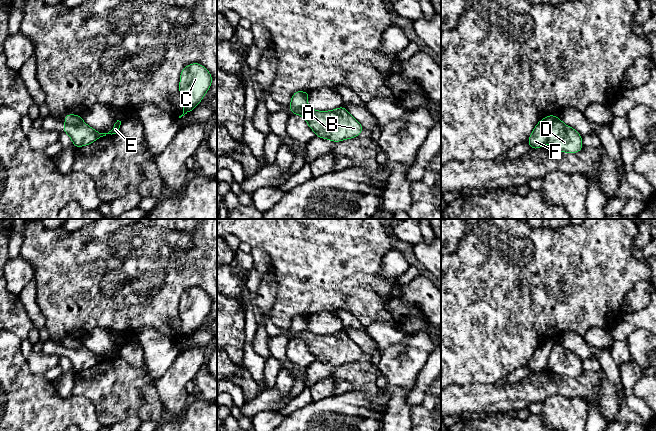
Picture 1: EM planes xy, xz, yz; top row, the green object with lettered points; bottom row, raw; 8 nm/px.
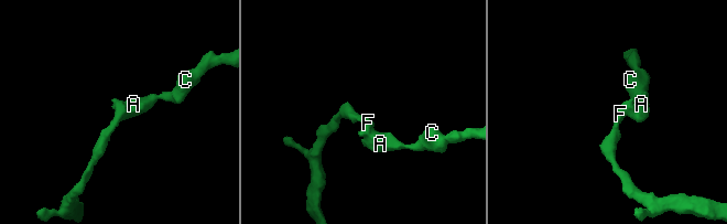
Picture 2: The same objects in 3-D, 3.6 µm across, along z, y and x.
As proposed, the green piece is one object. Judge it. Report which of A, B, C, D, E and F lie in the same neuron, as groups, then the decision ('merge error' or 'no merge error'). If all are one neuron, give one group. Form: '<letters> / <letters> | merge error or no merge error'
A B C D E / F | merge error

